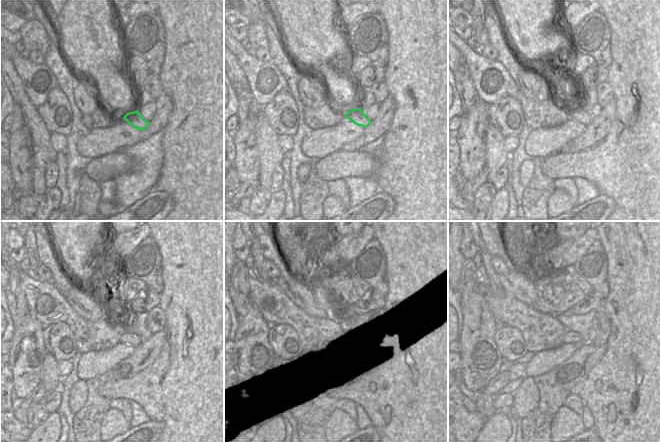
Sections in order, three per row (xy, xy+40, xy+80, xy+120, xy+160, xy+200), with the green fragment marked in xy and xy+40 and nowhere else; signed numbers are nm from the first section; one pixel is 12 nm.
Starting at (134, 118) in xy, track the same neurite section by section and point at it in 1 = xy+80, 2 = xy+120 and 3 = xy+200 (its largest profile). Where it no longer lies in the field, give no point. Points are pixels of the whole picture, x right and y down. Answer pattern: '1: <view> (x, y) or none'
1: xy+80 (584, 117)
2: xy+120 (127, 338)
3: xy+200 (570, 337)

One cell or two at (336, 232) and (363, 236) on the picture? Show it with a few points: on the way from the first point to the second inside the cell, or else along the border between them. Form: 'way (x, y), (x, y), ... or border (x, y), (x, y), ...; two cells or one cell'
border (359, 231), (333, 240); two cells

